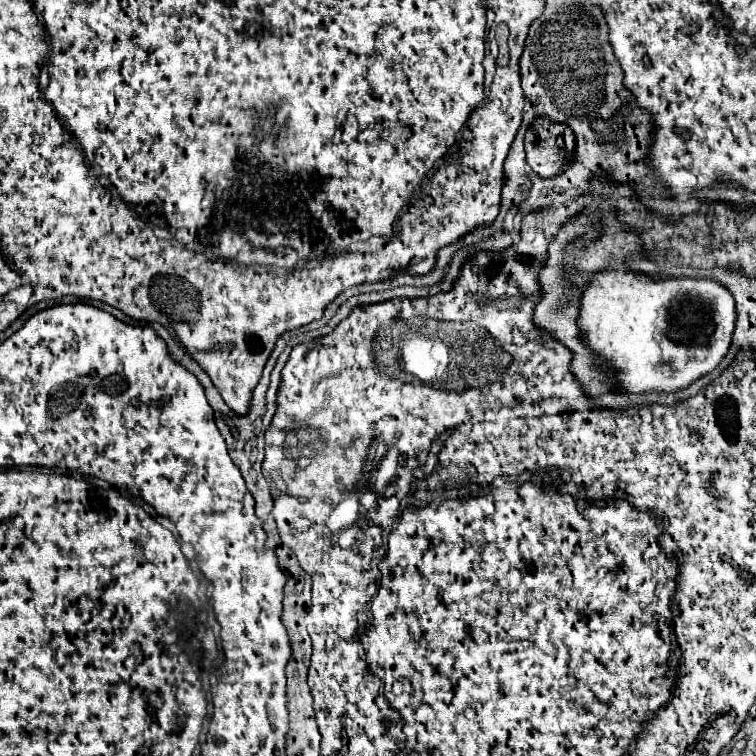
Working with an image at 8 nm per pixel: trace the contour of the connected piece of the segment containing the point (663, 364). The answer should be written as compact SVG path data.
M610 270L594 276L590 286L582 296L580 310L580 328L584 342L606 358L606 366L618 370L620 388L626 392L676 392L686 388L696 378L714 370L720 360L726 356L734 330L734 300L730 292L710 280L662 280L652 282L646 276L626 272L626 270Z

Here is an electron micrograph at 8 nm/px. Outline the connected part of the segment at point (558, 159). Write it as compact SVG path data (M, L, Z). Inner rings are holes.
M538 118L526 132L526 162L540 178L556 178L562 174L562 156L558 136L564 138L568 154L574 154L574 132L558 122Z

